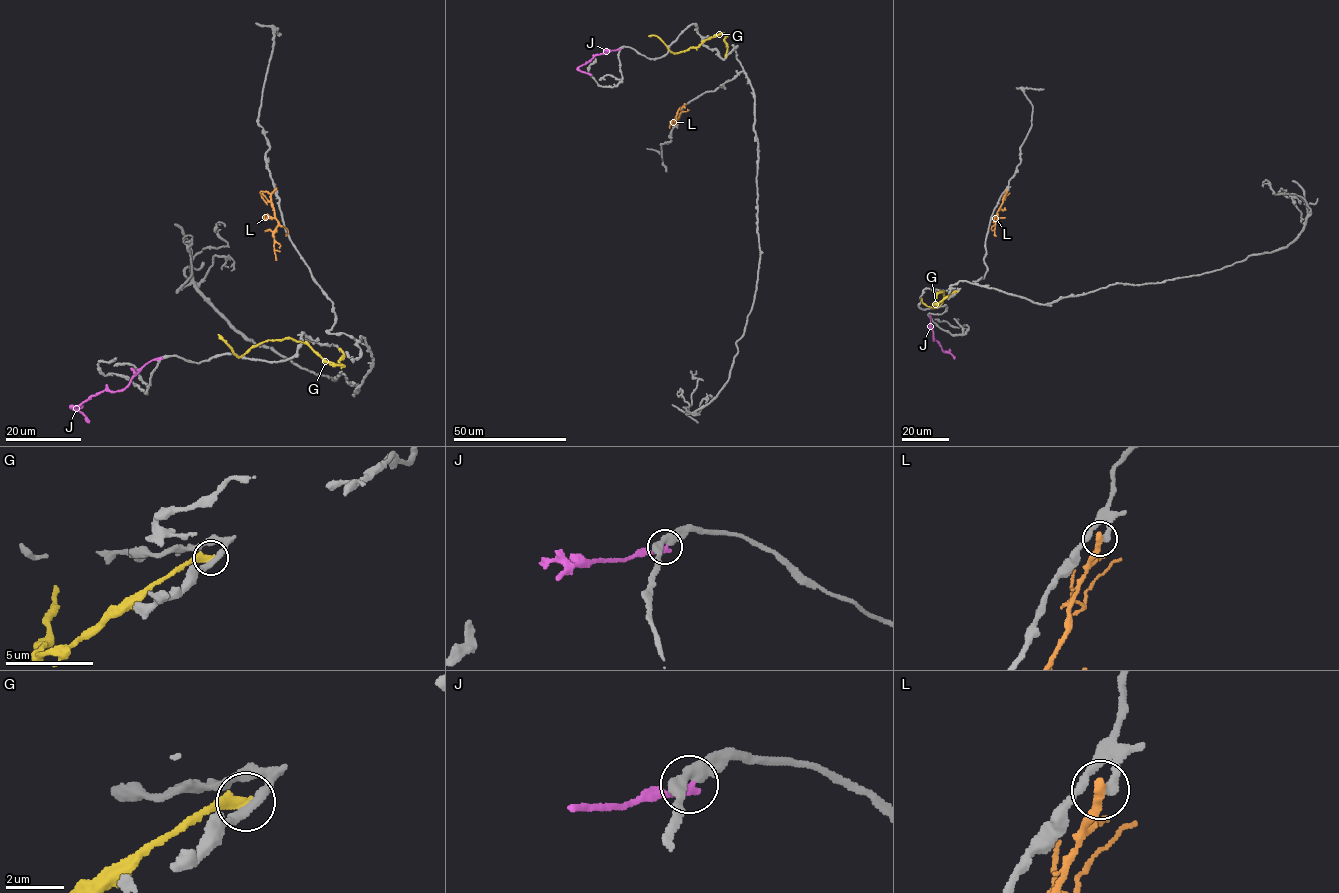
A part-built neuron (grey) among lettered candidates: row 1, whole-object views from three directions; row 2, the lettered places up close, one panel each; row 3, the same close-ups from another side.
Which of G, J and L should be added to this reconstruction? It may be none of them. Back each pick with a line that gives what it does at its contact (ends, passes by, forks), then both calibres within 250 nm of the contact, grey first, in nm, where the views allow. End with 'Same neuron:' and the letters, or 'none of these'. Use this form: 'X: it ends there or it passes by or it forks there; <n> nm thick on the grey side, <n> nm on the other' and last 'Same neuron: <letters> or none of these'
Same neuron: none of these

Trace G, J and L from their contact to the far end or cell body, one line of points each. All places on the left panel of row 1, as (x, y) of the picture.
G: (339, 349), (343, 353), (340, 365), (326, 361), (291, 338), (266, 340), (236, 356), (218, 334)
J: (161, 358), (150, 360), (120, 390), (100, 391), (72, 407), (89, 421)
L: (276, 189), (271, 195), (278, 223), (273, 234), (276, 260)

